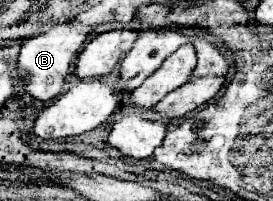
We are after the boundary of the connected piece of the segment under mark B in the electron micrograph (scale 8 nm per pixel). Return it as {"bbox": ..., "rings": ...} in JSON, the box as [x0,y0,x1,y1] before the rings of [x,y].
{"bbox":[18,22,90,100],"rings":[[[64,22],[64,24],[56,24],[52,26],[48,32],[36,36],[36,38],[28,38],[22,44],[22,50],[18,54],[18,76],[22,80],[22,84],[26,86],[26,92],[36,98],[36,100],[52,100],[60,94],[62,84],[66,80],[66,76],[70,74],[76,56],[82,52],[86,40],[90,38],[90,28],[78,24],[78,22]]]}

